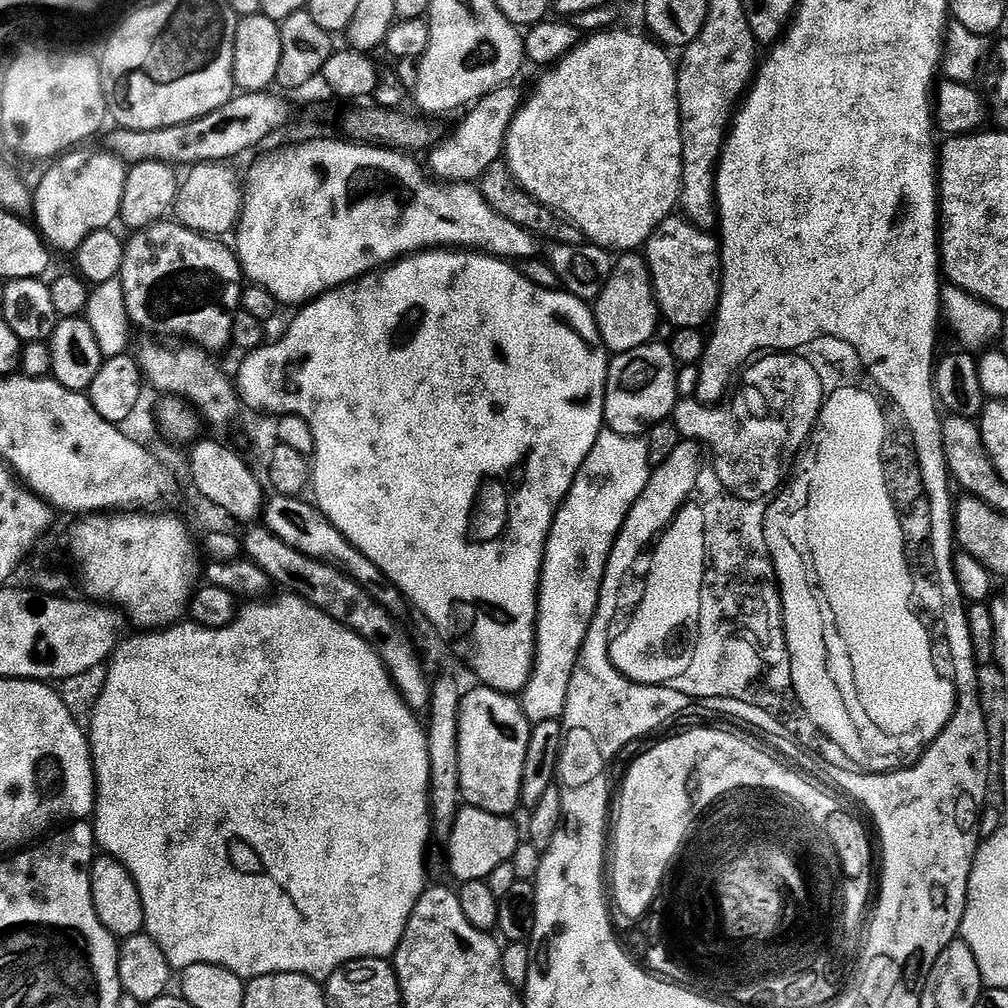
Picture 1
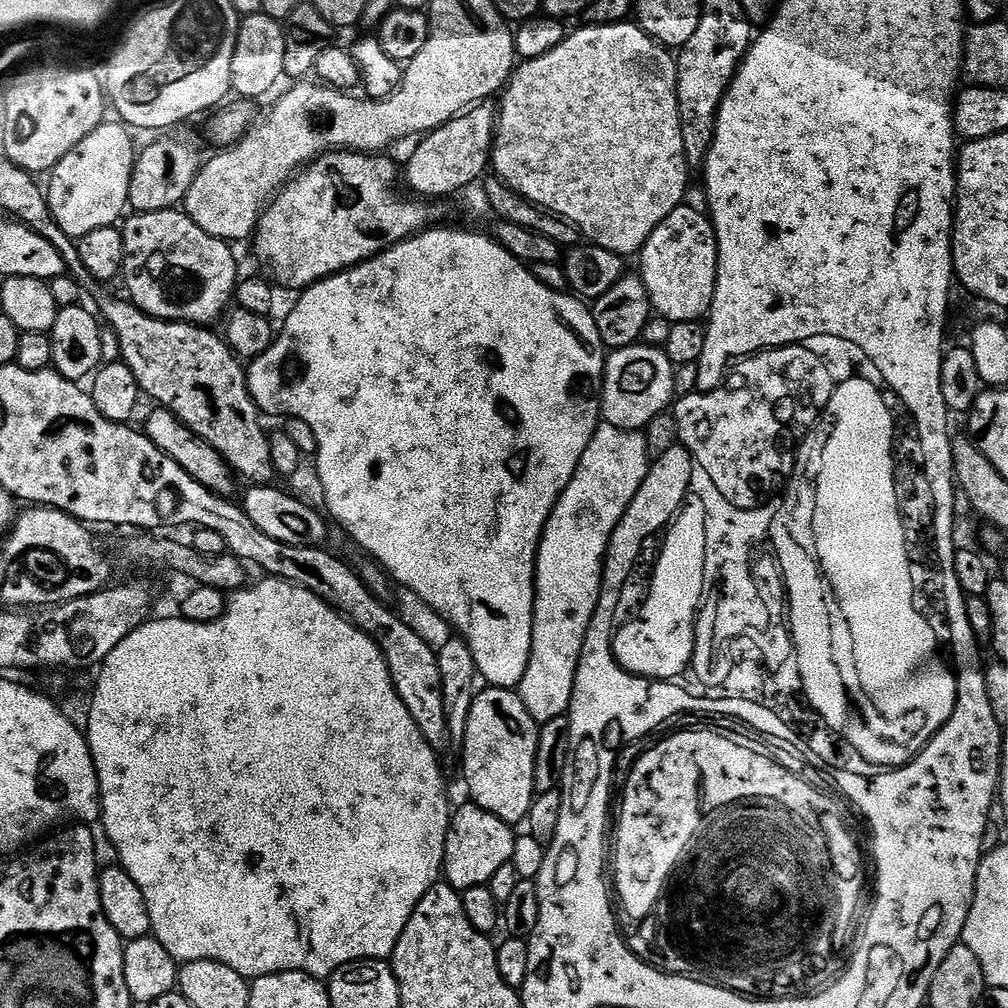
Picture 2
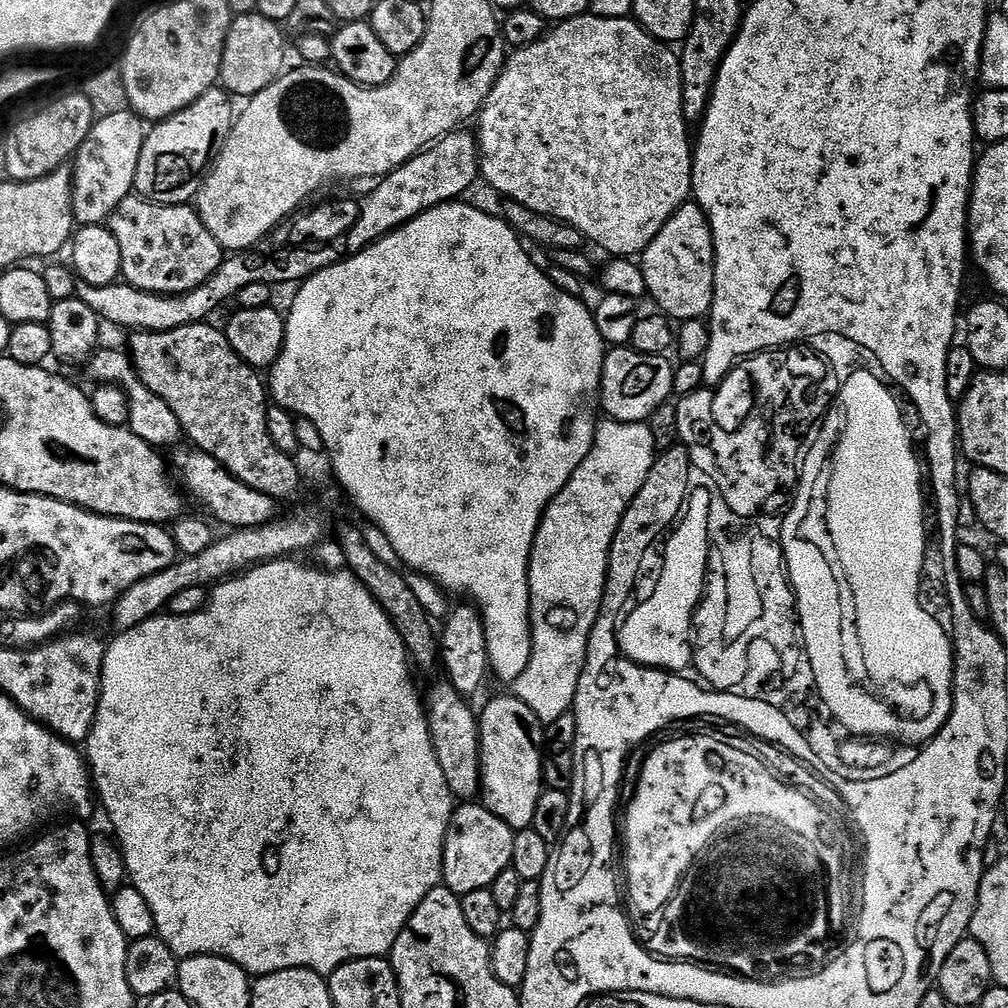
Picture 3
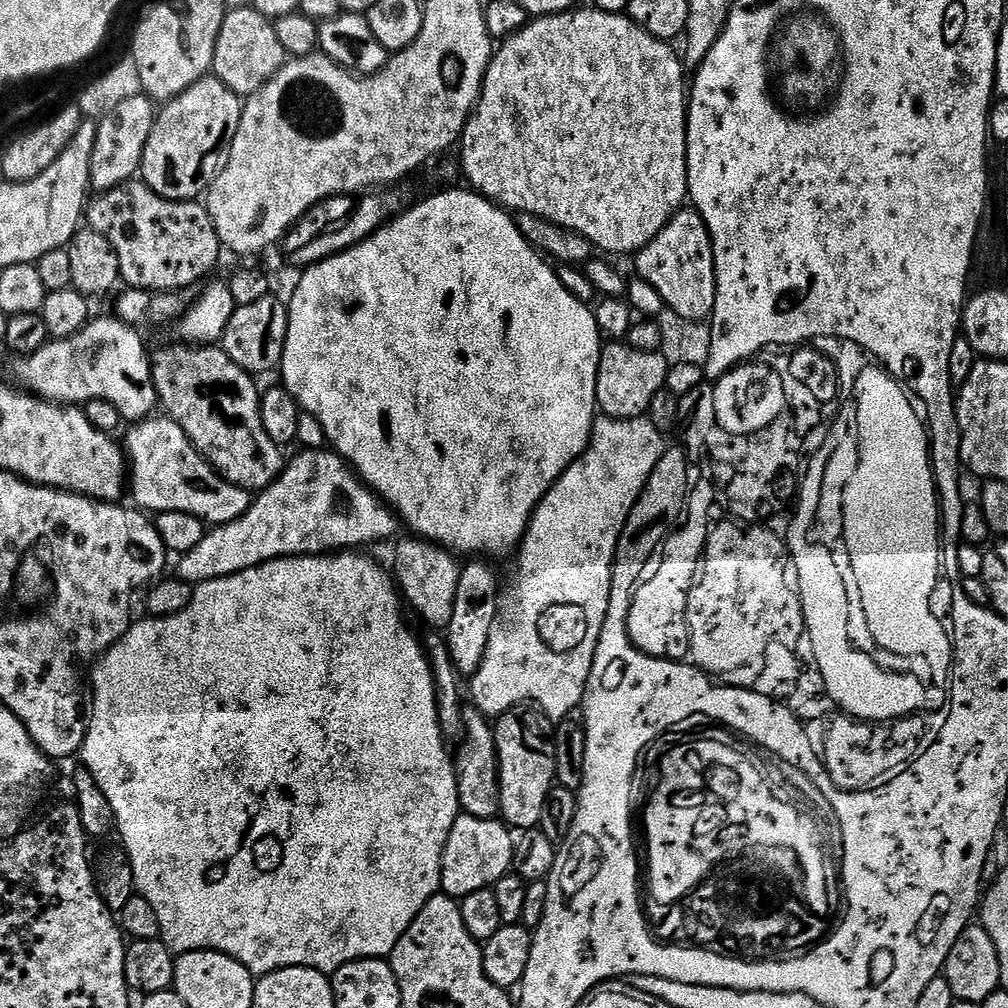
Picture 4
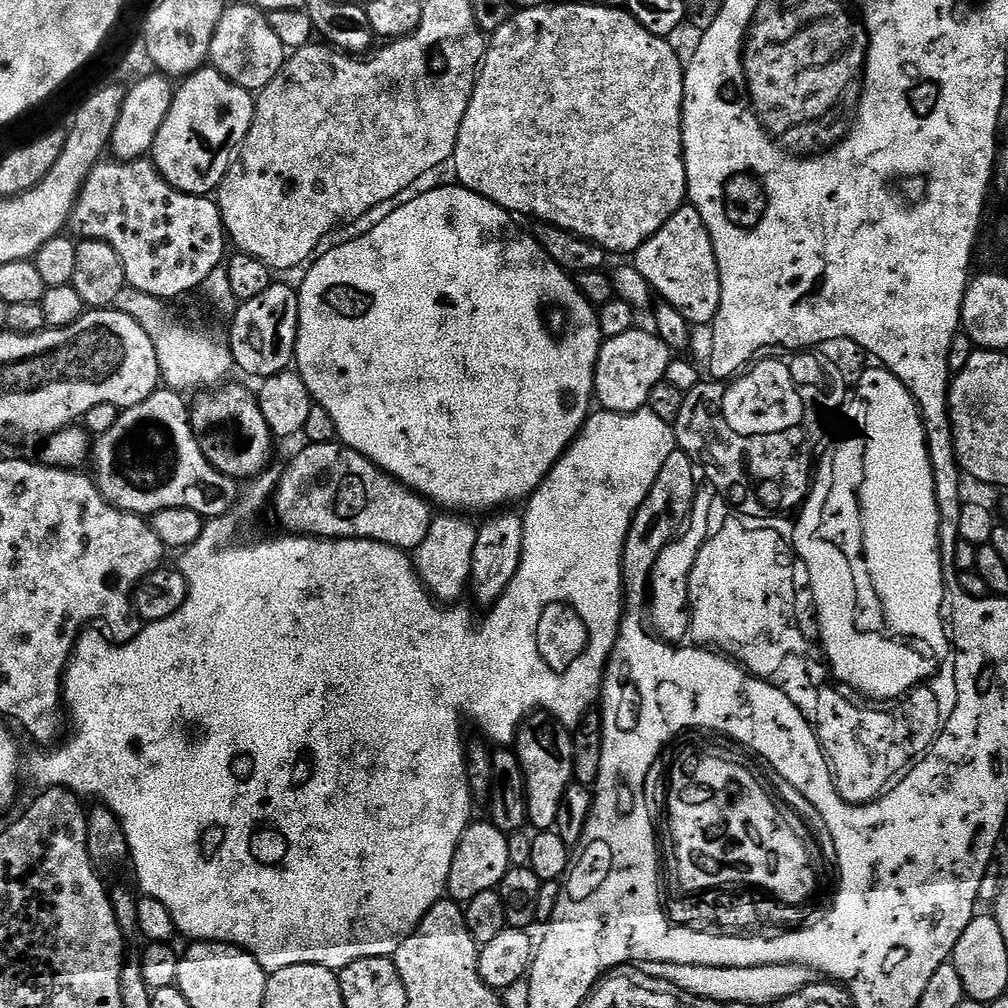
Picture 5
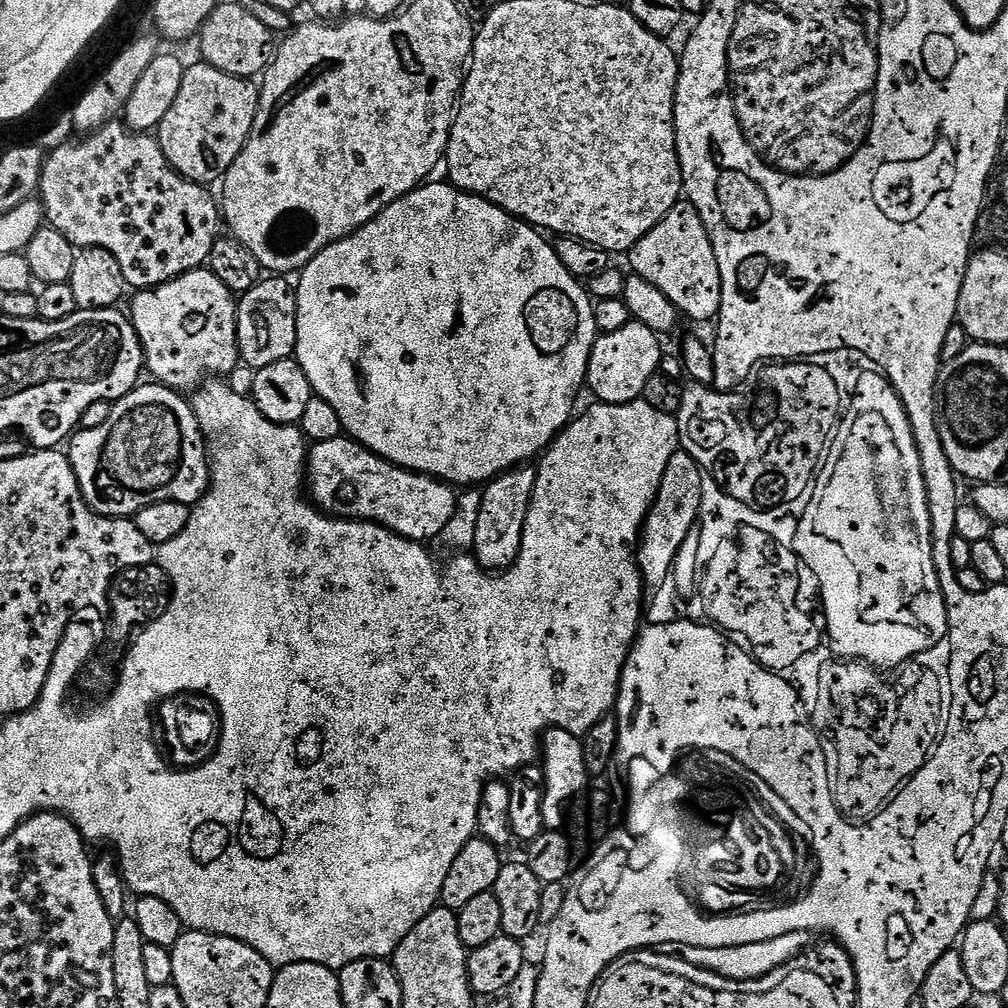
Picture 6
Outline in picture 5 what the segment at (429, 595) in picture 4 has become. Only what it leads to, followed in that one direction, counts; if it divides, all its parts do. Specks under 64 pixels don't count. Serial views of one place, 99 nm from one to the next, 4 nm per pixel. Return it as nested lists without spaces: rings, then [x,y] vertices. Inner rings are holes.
[[[444,512],[435,515],[422,542],[413,549],[413,568],[433,599],[442,604],[455,603],[464,594],[469,578],[470,558],[477,541],[477,525],[460,514]]]

